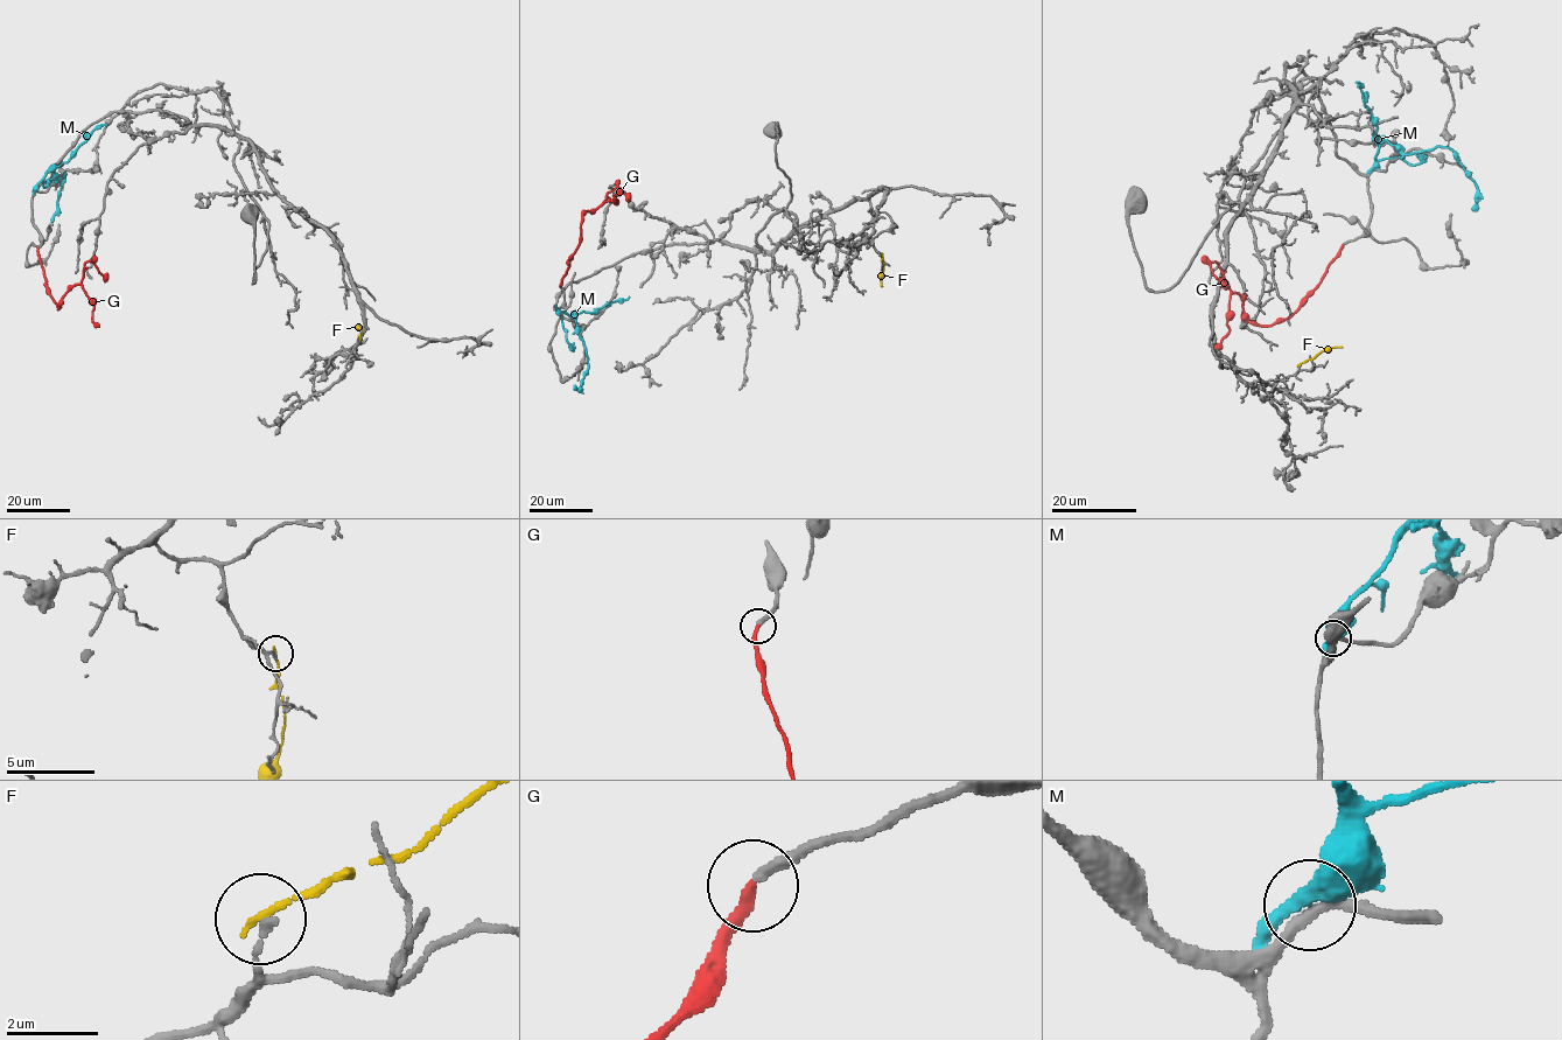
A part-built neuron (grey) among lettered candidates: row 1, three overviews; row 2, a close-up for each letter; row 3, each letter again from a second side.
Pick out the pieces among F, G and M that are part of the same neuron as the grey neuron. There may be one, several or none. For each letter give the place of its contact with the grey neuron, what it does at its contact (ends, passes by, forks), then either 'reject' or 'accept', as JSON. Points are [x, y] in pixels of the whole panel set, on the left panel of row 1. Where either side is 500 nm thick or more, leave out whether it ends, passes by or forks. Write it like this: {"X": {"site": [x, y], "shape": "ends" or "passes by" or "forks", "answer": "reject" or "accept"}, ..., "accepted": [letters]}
{"F": {"site": [359, 339], "shape": "ends", "answer": "reject"}, "G": {"site": [37, 248], "shape": "ends", "answer": "accept"}, "M": {"site": [34, 190], "shape": "passes by", "answer": "reject"}, "accepted": ["G"]}

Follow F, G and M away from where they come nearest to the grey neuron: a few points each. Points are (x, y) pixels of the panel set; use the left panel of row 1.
F: (359, 339), (359, 325)
G: (39, 248), (46, 292), (58, 309), (62, 298), (81, 283), (86, 262), (91, 260), (105, 279)
M: (34, 192), (53, 168), (56, 179), (65, 173), (51, 222)

